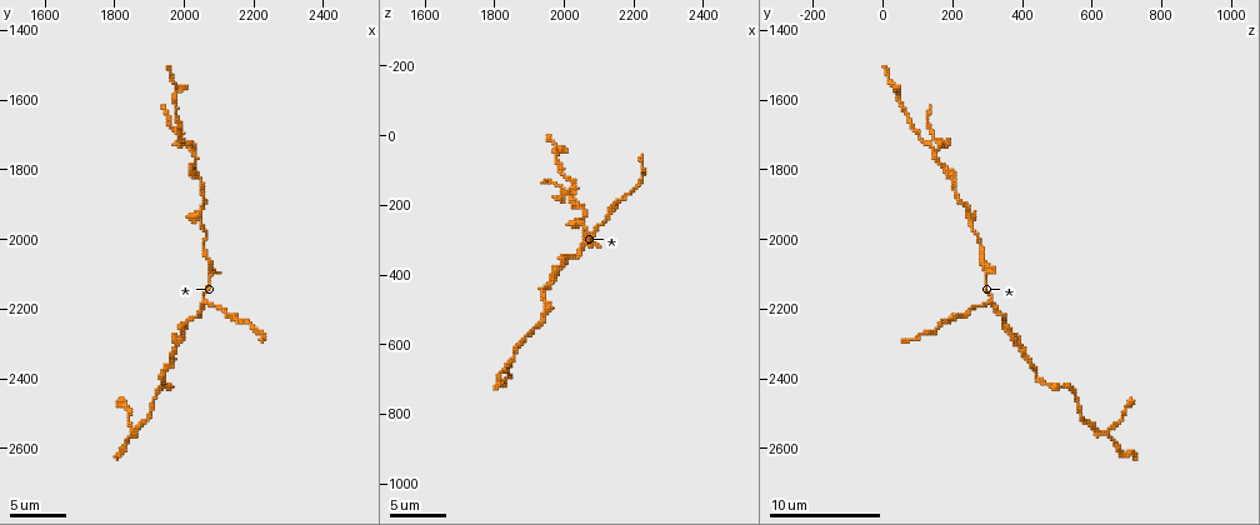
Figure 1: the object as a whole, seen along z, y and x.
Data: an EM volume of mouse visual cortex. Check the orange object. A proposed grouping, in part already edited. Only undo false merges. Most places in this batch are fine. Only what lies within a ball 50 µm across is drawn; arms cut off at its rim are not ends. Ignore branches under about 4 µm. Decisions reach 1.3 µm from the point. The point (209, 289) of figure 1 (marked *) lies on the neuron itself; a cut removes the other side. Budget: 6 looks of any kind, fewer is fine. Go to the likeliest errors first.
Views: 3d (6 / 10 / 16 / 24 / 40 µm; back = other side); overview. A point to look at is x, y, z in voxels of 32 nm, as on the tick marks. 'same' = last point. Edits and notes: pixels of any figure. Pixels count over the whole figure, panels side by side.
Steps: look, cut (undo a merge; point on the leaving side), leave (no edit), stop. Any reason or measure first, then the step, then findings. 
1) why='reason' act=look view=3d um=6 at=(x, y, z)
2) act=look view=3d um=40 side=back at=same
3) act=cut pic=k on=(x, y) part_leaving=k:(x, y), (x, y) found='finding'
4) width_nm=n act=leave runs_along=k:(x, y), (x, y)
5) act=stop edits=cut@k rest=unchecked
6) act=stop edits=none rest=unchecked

why='a fork' act=look view=3d um=6 at=(2020, 1750, 160)

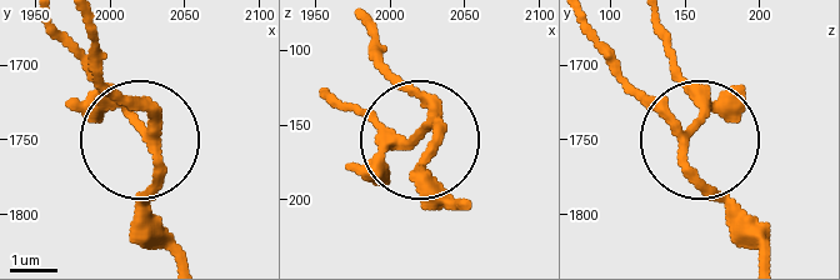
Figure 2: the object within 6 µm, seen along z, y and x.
act=look view=3d um=6 side=back at=(2020, 1744, 152)

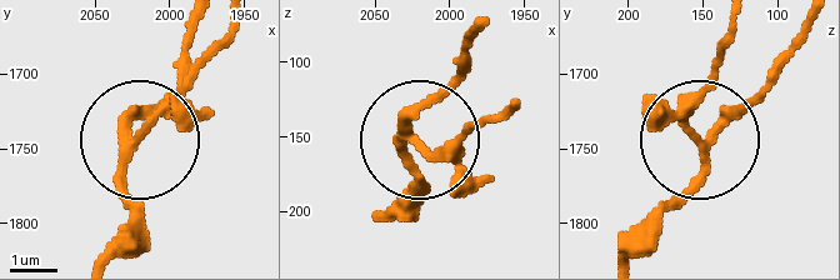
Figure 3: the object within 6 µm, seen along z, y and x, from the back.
side_arm_um=6 act=cut pic=3 on=(179, 119) part_leaving=3:(138, 135), (229, 20) found='a second neuron is stuck on'

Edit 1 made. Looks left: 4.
why='arms part here' act=look view=3d um=10 at=(2070, 2180, 310)

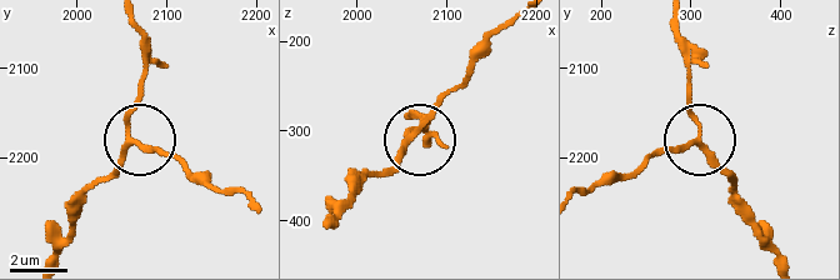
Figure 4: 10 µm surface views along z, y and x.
side_arm_um=11 act=leave runs_along=4:(686, 110), (699, 134), (651, 153), (633, 169) found='one neuron here'

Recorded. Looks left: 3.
why='three arms meet' act=look view=3d um=10 at=(1990, 2280, 370)

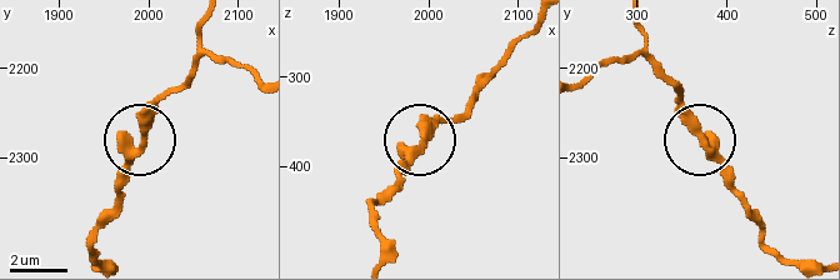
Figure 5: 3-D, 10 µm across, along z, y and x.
act=leave runs_along=5:(210, 20), (199, 39), (196, 68), (153, 111), (108, 209) found='all the same neuron'

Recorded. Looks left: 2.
act=stop edits=cut@3 rest=unchecked

